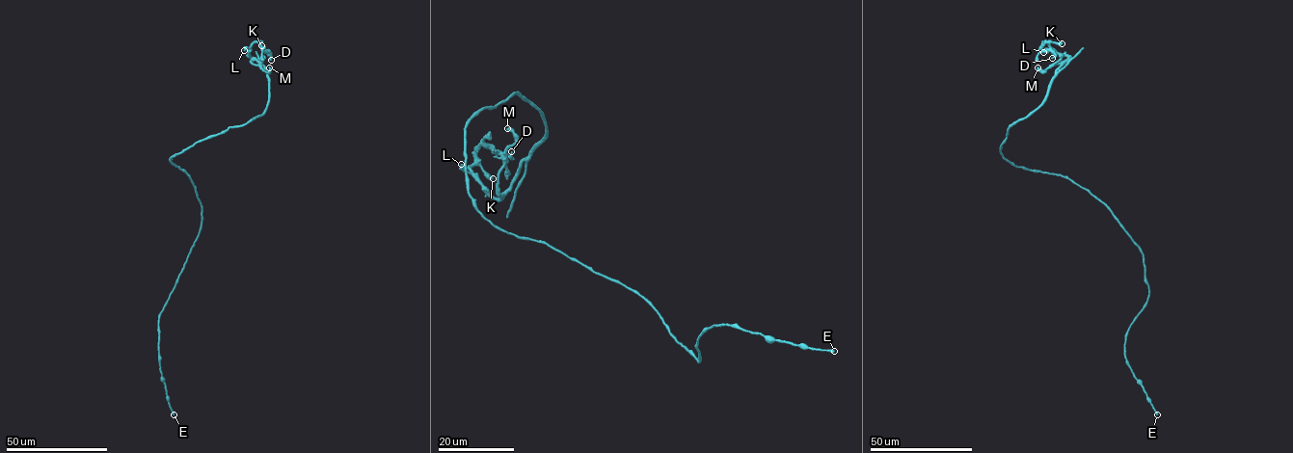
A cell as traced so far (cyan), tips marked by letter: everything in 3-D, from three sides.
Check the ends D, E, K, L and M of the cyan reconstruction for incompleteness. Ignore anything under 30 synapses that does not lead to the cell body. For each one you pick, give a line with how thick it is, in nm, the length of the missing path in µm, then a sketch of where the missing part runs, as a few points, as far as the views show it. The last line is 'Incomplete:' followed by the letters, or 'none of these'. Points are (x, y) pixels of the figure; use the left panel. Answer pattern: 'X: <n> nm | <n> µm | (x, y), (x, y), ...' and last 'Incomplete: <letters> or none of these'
Incomplete: none of these

